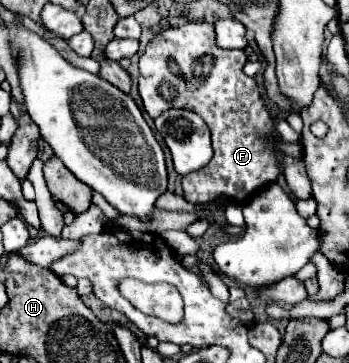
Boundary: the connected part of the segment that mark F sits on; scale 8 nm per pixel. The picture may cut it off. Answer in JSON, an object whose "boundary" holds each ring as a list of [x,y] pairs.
{"boundary":[[[188,22],[158,32],[138,60],[138,90],[150,118],[170,108],[184,108],[196,112],[212,132],[214,158],[200,172],[182,178],[184,198],[192,204],[206,204],[220,196],[244,204],[252,194],[276,182],[282,172],[278,152],[268,142],[274,120],[260,98],[256,80],[242,70],[246,62],[244,50],[220,50],[216,46],[216,32],[208,22]]]}

